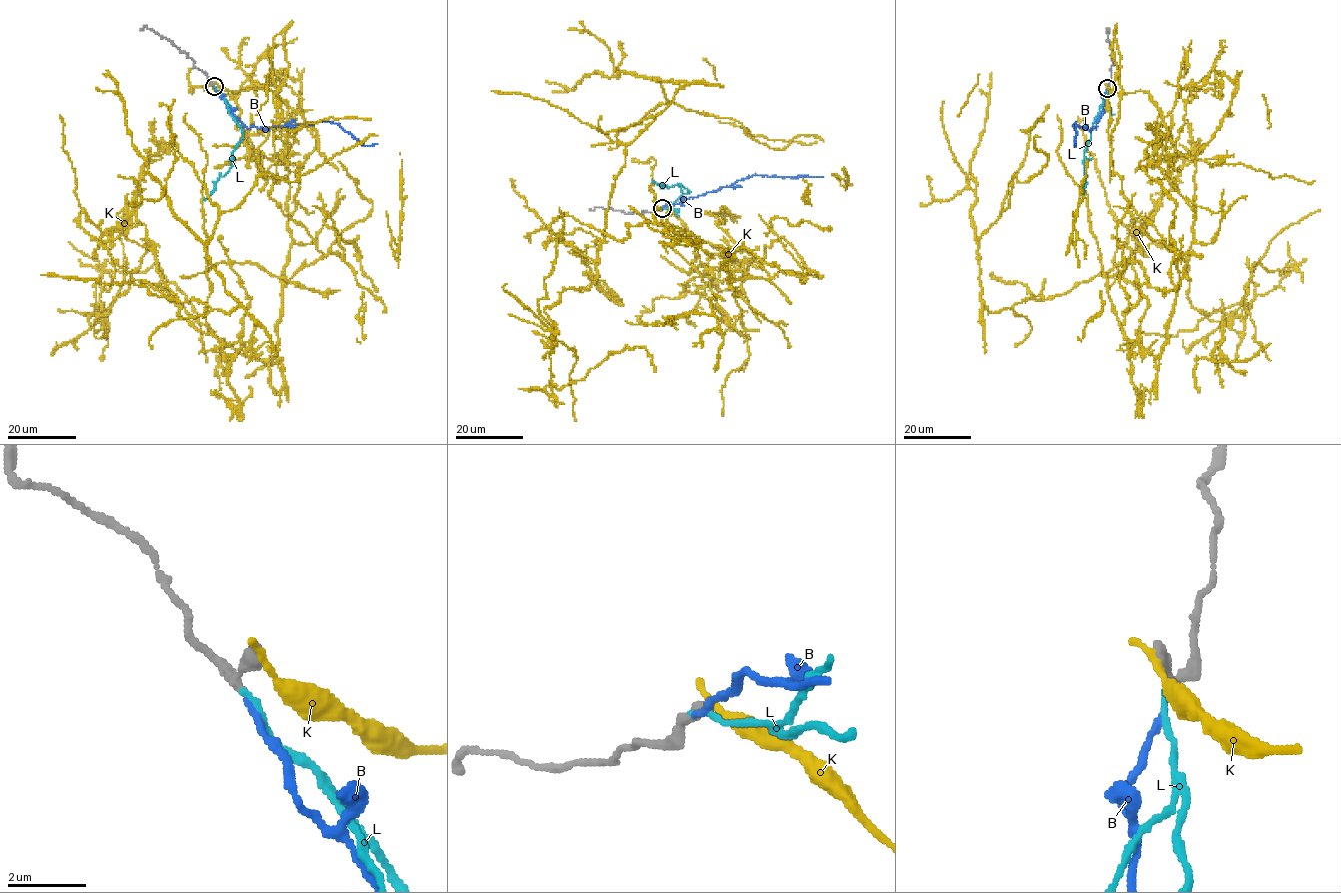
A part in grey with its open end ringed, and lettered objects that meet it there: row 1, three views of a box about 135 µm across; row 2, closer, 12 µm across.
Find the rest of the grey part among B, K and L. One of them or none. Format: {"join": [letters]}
{"join": ["B"]}

